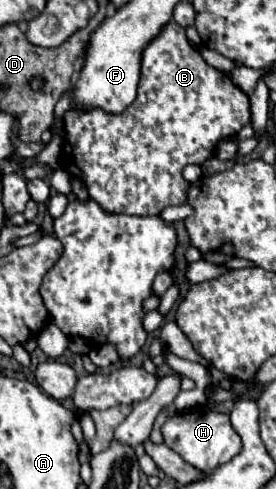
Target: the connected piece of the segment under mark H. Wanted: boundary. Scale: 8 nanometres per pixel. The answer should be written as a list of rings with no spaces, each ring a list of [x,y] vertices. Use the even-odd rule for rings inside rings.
[[[212,409],[176,413],[162,425],[160,433],[164,437],[164,443],[172,451],[176,451],[188,465],[196,467],[200,473],[214,471],[216,467],[228,463],[232,457],[236,457],[242,451],[242,439],[232,429],[230,417],[226,413],[218,413]]]

